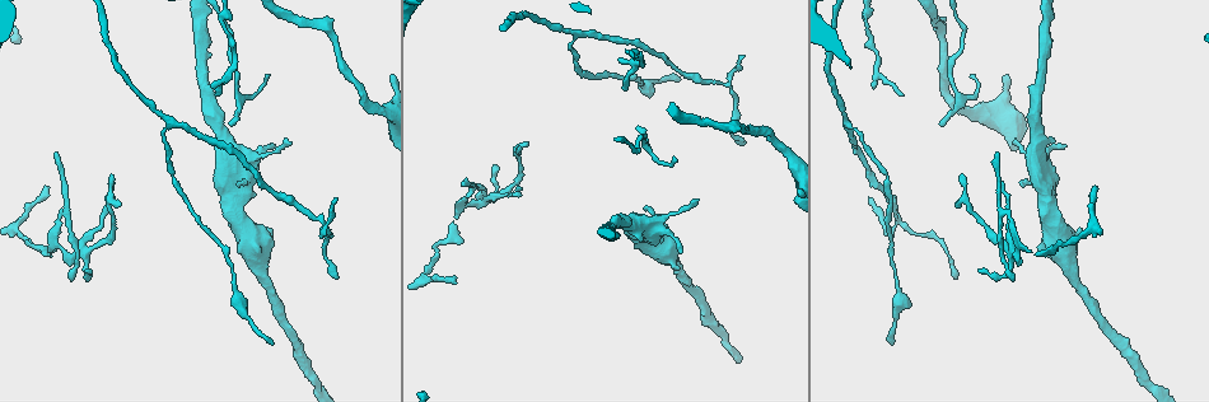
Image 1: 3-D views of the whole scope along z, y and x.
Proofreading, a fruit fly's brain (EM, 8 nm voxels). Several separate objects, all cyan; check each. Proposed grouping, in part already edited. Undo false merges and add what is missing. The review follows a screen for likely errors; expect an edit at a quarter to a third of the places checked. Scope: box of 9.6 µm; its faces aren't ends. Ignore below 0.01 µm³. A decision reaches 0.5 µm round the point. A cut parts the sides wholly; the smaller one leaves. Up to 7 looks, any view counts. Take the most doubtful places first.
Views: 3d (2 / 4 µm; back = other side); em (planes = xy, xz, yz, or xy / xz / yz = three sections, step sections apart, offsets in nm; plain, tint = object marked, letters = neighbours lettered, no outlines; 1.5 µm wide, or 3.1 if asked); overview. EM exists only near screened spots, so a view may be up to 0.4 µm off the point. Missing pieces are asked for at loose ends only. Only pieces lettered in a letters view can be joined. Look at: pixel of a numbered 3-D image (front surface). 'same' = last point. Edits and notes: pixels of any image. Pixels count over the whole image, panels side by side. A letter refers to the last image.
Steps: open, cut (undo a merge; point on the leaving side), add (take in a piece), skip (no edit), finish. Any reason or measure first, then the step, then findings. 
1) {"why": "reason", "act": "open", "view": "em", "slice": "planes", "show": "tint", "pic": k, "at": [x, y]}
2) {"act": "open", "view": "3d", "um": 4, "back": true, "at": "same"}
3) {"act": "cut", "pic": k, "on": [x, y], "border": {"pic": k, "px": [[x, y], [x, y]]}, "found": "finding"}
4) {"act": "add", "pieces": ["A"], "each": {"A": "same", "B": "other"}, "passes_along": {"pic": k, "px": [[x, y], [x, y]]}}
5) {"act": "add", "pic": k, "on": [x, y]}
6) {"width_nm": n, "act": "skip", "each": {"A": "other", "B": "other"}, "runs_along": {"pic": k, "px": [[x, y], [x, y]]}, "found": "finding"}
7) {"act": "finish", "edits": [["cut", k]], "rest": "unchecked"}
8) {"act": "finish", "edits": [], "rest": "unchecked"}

{"why": "an open end", "act": "open", "view": "em", "slice": "xz", "step": 8, "show": "tint", "pic": 1, "at": [291, 142]}

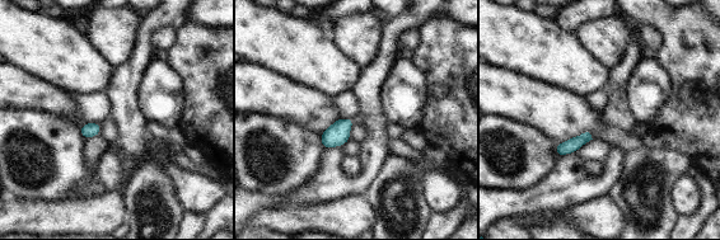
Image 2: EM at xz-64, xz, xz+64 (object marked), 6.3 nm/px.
{"act": "open", "view": "em", "slice": "planes", "show": "tint", "at": "same"}

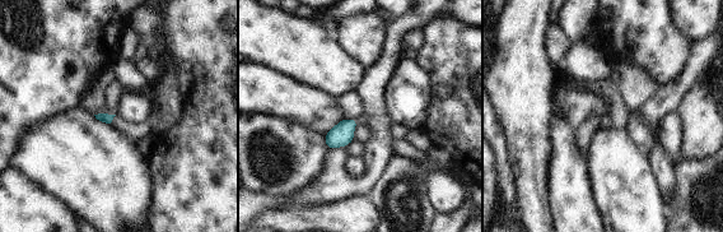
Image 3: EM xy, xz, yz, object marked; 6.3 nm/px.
{"act": "open", "view": "em", "slice": "planes", "show": "letters", "at": "same"}

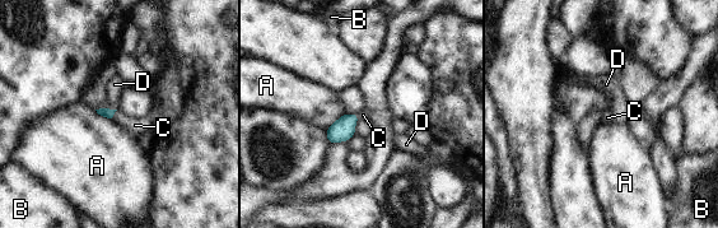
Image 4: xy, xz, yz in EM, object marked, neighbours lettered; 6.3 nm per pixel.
{"act": "add", "pieces": ["C"], "each": {"A": "other", "B": "other", "C": "same", "D": "other"}, "passes_along": {"pic": 4, "px": [[106, 112], [113, 114], [135, 125]]}, "found": "it goes on there"}

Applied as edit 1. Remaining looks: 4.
{"why": "redraw", "act": "open", "view": "overview"}

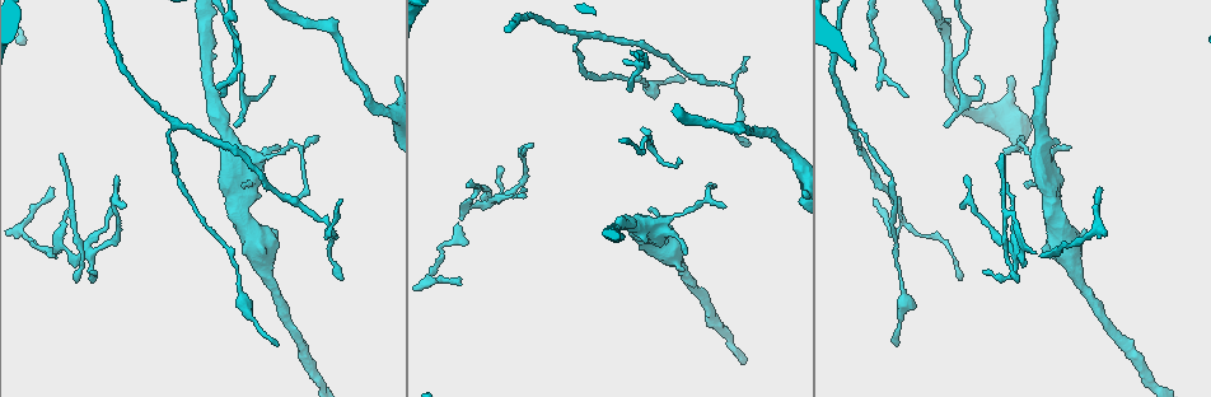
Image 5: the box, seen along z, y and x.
{"why": "thin end", "act": "open", "view": "em", "slice": "planes", "show": "letters", "pic": 5, "at": [982, 271]}

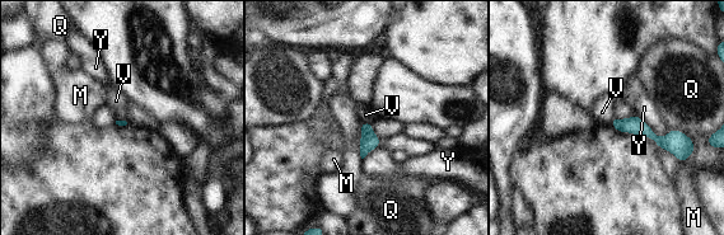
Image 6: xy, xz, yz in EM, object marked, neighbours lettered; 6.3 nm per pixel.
{"longest_contact_nm": ["Y", 260], "act": "skip", "each": {"M": "other", "Q": "other", "V": "other", "Y": "other"}, "border": {"pic": 6, "px": [[360, 121], [372, 123]]}, "found": "none of them fits"}

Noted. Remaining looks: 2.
{"why": "branch stops here", "act": "open", "view": "em", "slice": "planes", "show": "letters", "pic": 5, "at": [682, 82]}

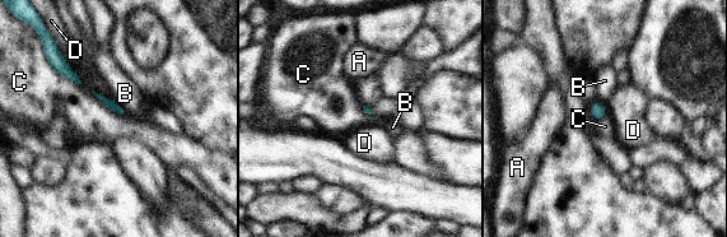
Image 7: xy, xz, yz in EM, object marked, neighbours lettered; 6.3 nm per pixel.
{"act": "skip", "each": {"A": "other", "B": "other", "C": "other", "D": "other"}, "border": {"pic": 7, "px": [[45, 57], [60, 75], [80, 84]]}, "found": "no lettered piece goes on from it"}

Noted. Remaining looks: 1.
{"act": "finish", "edits": [["add", 4]], "rest": "unchecked"}

